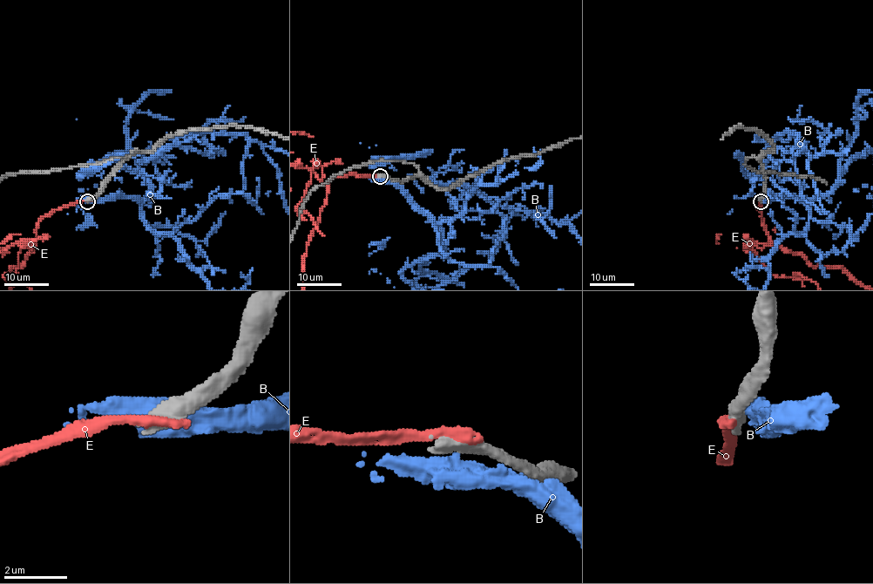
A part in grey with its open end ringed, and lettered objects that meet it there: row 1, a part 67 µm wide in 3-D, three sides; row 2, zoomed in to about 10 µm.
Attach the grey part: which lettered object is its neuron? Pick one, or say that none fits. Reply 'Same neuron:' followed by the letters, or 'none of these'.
Same neuron: none of these

